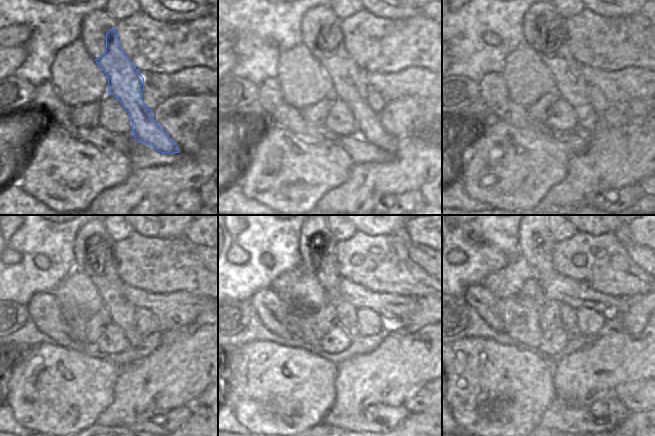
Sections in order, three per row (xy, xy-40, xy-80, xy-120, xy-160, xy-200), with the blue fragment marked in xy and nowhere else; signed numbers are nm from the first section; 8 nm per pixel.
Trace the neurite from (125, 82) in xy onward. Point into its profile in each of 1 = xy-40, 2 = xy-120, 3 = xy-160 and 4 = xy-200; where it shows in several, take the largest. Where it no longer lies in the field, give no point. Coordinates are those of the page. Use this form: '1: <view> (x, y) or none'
1: xy-40 (348, 83)
2: xy-120 (109, 284)
3: xy-160 (316, 239)
4: xy-200 (537, 244)

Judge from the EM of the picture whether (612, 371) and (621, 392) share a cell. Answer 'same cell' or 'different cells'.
different cells

